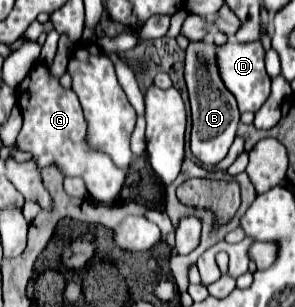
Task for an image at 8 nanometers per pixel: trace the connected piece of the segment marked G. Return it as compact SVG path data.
M35 64L27 78L17 88L17 104L23 112L23 128L17 136L19 150L25 150L33 156L51 154L55 164L65 176L81 176L85 186L97 202L111 204L123 190L127 172L117 168L113 160L103 152L93 152L85 144L85 130L87 122L81 112L81 104L73 90L63 90L59 80L51 78L47 66Z

